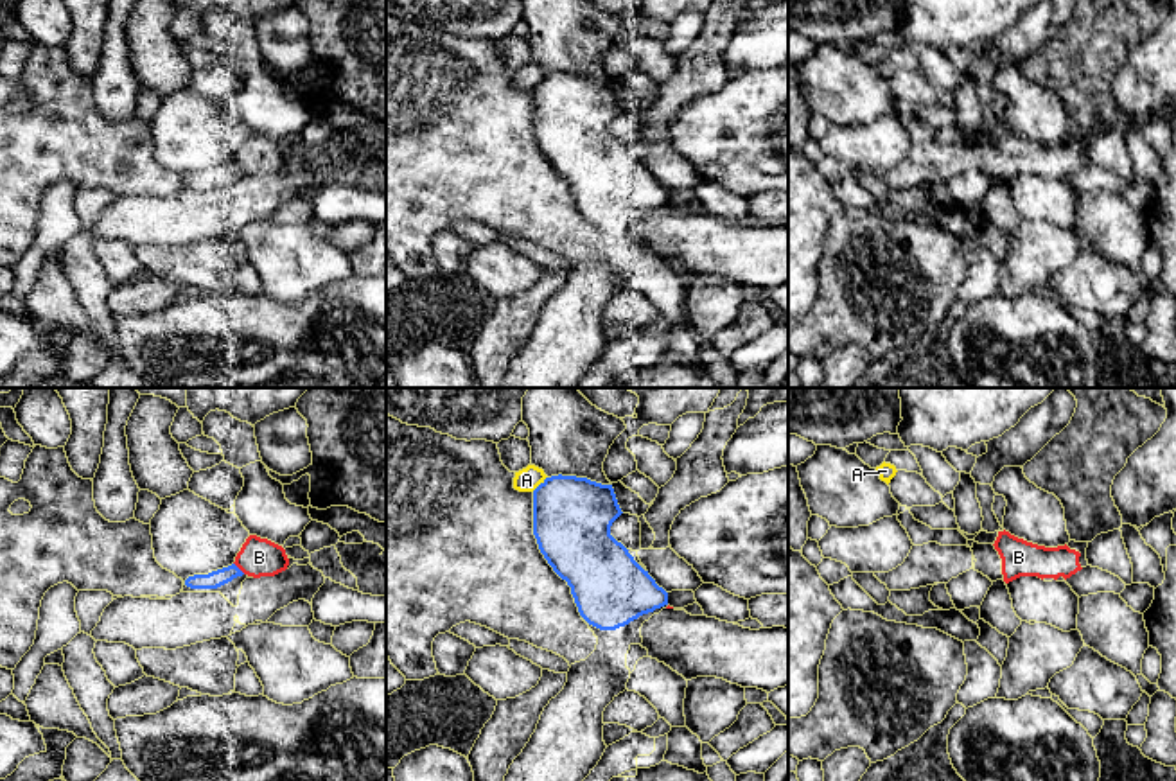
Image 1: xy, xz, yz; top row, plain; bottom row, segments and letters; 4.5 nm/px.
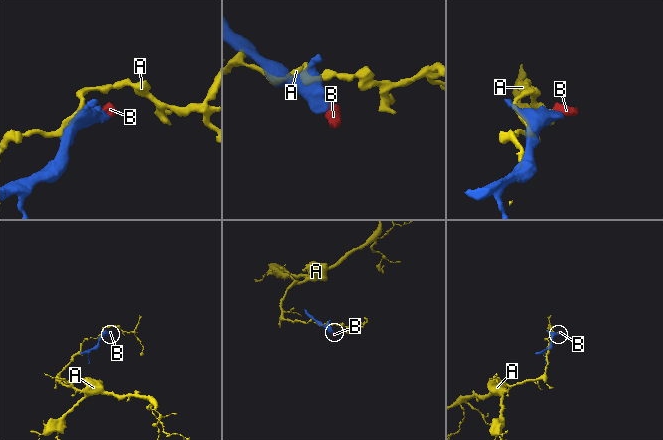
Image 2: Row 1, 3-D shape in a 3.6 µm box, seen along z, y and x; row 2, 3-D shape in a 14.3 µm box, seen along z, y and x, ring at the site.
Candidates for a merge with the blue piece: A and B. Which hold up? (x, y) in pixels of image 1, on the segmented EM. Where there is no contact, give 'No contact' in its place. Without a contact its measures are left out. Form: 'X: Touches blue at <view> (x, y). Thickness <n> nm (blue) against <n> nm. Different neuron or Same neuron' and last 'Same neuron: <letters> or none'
A: Touches blue at xz (541, 483). Thickness 360 nm (blue) against 110 nm. Different neuron
B: Touches blue at xy (237, 568). Thickness 80 nm (blue) against 180 nm. Different neuron
Same neuron: none

